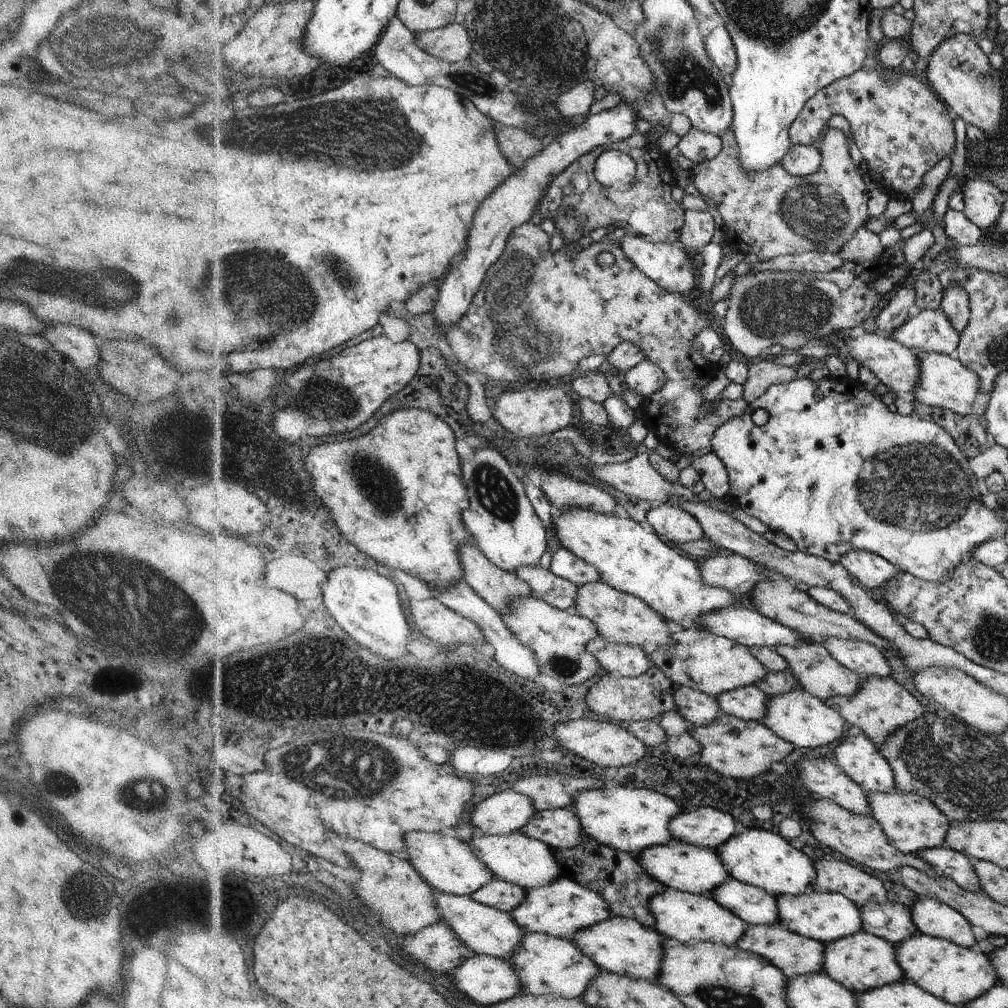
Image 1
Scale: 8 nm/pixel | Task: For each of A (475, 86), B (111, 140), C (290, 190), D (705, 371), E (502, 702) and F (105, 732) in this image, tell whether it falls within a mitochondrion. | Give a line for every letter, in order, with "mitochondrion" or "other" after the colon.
A: mitochondrion
B: other
C: other
D: other
E: other
F: other

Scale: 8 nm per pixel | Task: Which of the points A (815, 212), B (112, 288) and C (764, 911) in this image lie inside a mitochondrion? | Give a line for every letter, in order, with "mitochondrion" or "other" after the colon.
A: mitochondrion
B: mitochondrion
C: other

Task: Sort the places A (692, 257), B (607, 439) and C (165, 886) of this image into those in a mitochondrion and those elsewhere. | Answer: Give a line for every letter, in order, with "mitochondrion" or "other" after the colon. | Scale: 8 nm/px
A: other
B: other
C: other

